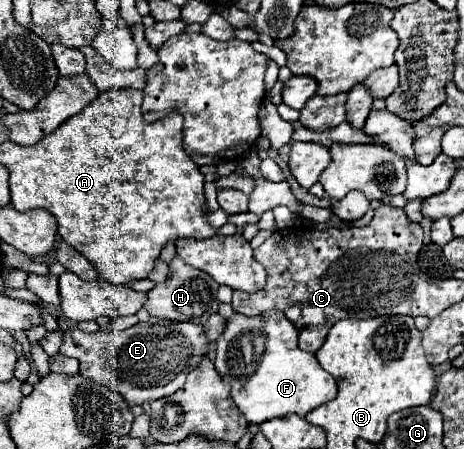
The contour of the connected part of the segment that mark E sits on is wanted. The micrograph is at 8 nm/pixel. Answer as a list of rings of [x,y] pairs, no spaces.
[[[151,317],[125,331],[83,333],[69,329],[63,333],[61,353],[81,363],[81,375],[111,387],[129,405],[141,405],[175,393],[185,383],[187,373],[199,365],[201,355],[209,351],[207,347],[209,341],[201,325]]]

